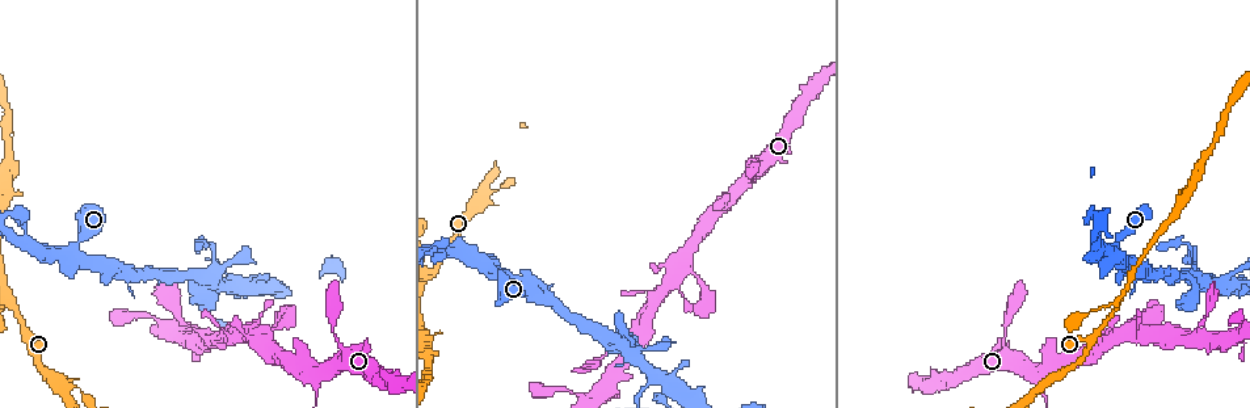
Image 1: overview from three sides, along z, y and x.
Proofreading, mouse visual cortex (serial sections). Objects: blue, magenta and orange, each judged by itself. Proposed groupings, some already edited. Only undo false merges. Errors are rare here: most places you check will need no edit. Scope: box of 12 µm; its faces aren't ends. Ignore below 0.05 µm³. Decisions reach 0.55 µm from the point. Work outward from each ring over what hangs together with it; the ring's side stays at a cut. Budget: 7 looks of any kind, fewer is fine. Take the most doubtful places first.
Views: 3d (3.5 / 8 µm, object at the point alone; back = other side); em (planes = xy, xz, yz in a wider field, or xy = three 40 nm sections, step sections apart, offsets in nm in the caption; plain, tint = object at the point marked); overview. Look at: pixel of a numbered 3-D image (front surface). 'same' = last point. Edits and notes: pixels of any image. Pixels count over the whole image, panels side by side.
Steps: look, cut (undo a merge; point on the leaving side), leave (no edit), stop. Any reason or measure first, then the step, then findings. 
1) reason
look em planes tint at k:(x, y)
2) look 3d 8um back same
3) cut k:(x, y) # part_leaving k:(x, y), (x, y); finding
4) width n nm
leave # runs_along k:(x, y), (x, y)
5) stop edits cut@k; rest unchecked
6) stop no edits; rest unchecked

look 3d 3.5um at 1:(492, 193)

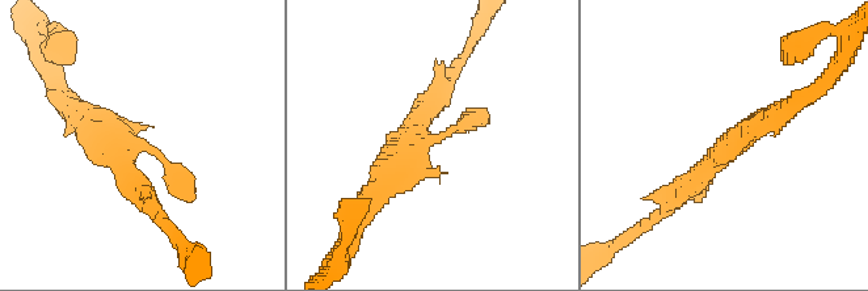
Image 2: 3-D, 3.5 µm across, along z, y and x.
arms 3; arm_widths 250, 300, 300 nm; now the EM
look em xy step 5 tint at 2:(428, 137)

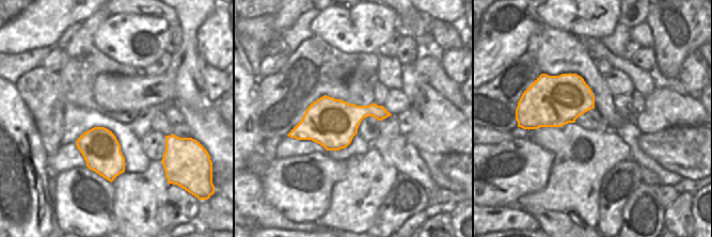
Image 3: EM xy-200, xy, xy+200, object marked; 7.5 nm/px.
cut it another way
look em planes tint same

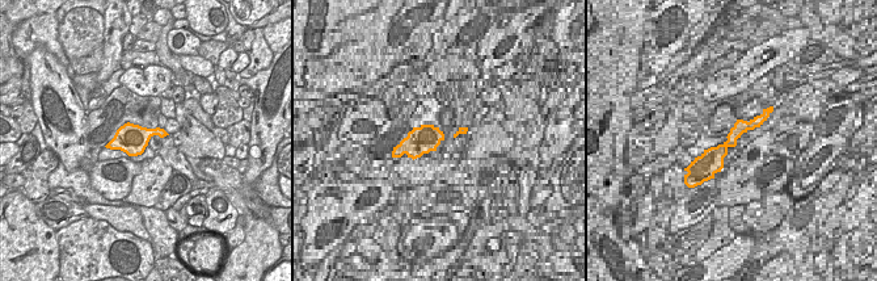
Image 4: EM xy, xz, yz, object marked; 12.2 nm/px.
leave # runs_along 2:(84, 116), (117, 152), (157, 152), (193, 195); all the same cell

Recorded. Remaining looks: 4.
side arm on a straight run
look 3d 3.5um at 1:(1115, 254)

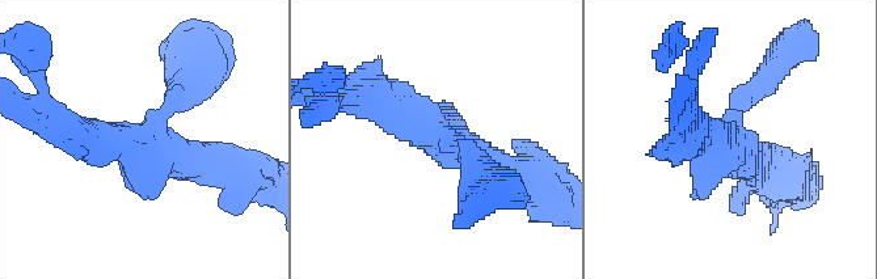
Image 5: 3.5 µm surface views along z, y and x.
look em planes tint at 5:(447, 142)

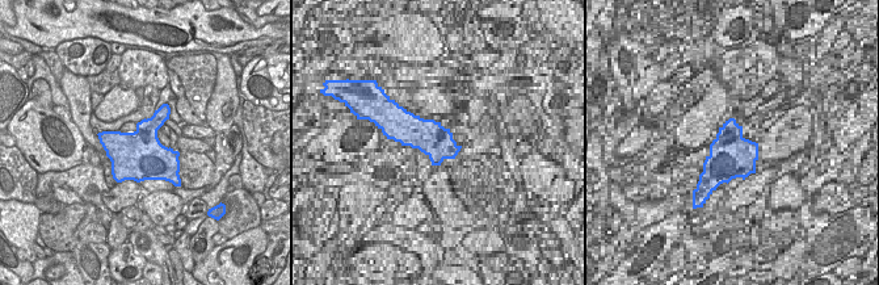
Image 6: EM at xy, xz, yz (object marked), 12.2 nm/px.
width 600 nm
leave # runs_along 5:(192, 75), (155, 139), (223, 163); one cell here

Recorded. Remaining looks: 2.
sharp bend
look 3d 3.5um at 1:(209, 242)

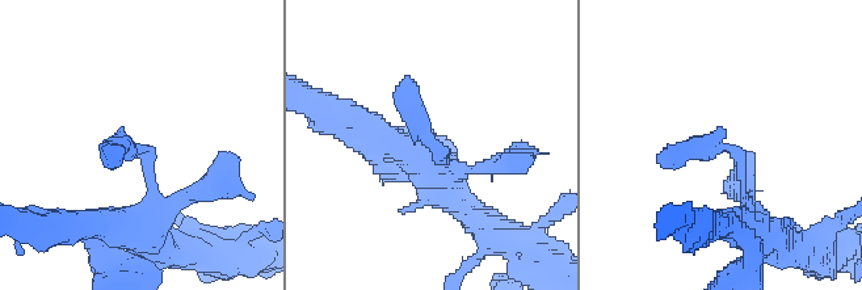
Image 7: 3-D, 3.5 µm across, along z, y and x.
look em xy step 1 tint at 7:(145, 147)

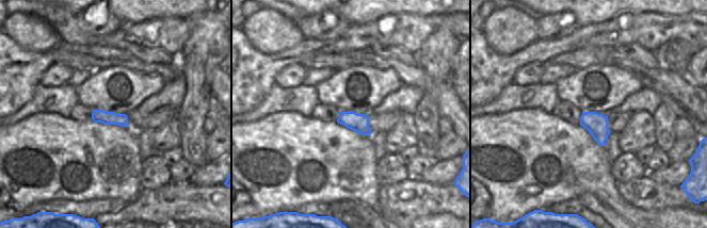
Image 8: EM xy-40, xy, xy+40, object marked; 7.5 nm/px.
width 140 nm
leave # runs_along 7:(752, 228), (731, 147), (657, 159); one cell here

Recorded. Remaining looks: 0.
stop no edits; rest unchecked

